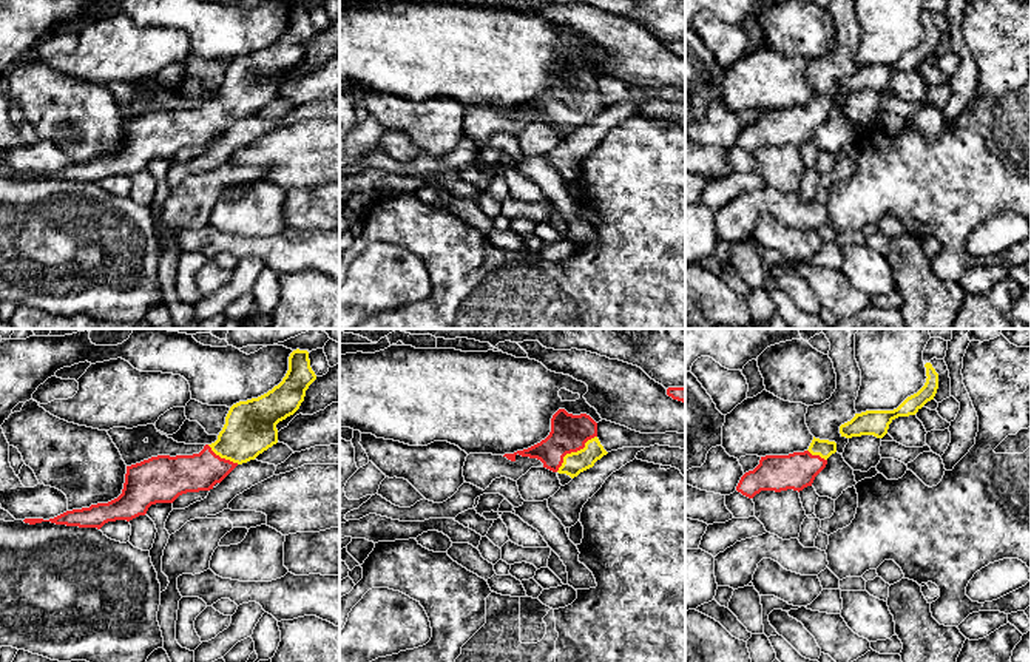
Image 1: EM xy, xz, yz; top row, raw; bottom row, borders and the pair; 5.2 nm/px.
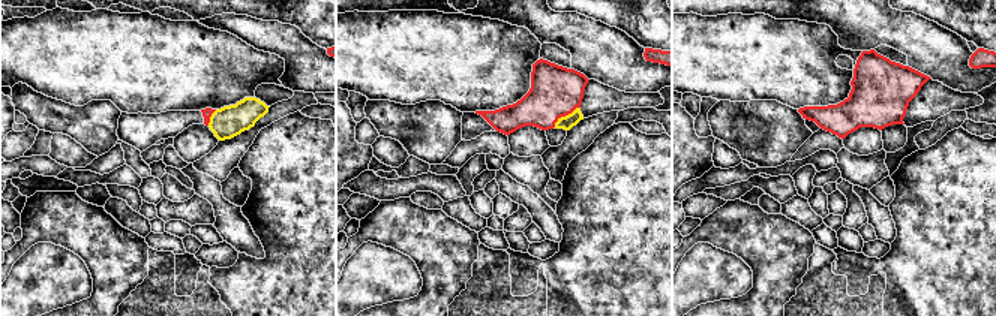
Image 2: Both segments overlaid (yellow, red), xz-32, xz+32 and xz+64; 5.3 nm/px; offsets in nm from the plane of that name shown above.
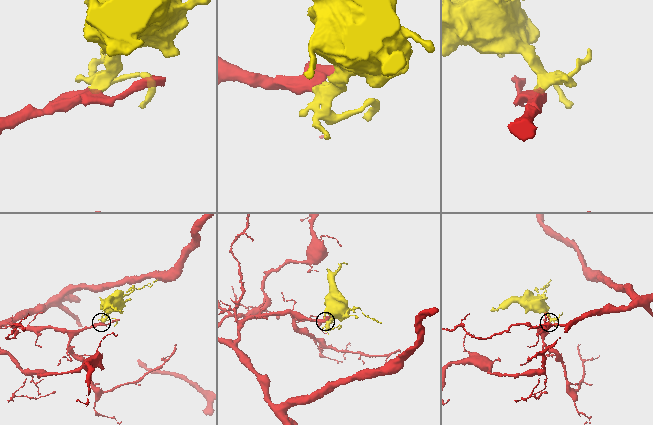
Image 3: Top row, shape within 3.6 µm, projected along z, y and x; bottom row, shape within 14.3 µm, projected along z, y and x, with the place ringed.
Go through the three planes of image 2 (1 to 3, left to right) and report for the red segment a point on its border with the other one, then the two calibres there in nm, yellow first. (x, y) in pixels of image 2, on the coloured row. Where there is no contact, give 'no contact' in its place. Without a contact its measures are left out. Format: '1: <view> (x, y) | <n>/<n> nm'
1: xz-32 (210, 117) | 170/50 nm
2: xz+32 (566, 116) | 70/280 nm
3: no contact

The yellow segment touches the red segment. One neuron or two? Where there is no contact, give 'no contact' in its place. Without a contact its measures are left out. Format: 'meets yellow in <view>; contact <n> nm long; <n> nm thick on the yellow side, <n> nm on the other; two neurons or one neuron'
meets yellow in xz; contact 280 nm long; 120 nm thick on the yellow side, 190 nm on the other; one neuron

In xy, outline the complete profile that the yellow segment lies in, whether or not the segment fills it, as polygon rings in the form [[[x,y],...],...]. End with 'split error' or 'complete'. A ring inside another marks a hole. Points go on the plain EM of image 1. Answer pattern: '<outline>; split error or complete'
[[[293,5],[289,11],[289,25],[282,35],[267,48],[233,59],[225,71],[225,79],[211,99],[205,99],[199,108],[193,110],[157,110],[140,117],[127,120],[122,148],[108,156],[91,159],[90,162],[66,165],[54,173],[25,173],[25,177],[35,179],[51,176],[56,179],[97,182],[108,176],[133,174],[145,170],[156,157],[173,157],[187,147],[210,145],[221,137],[238,119],[255,114],[259,108],[278,97],[276,79],[293,69],[304,56],[306,45],[316,34],[310,22],[307,5]]]; split error

